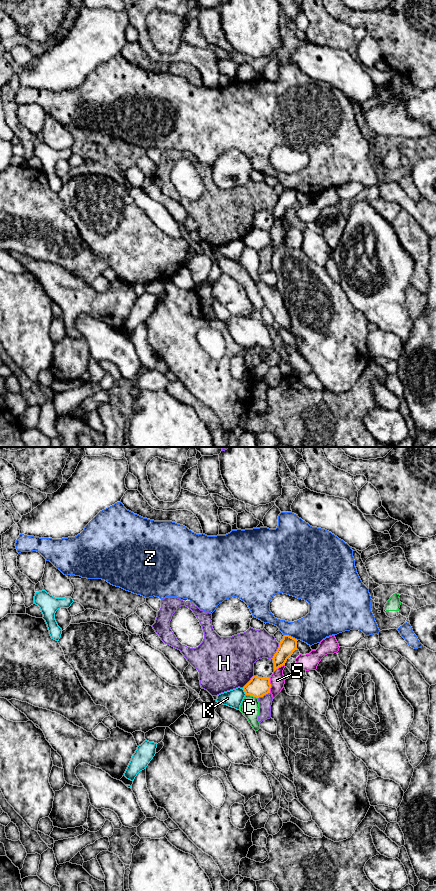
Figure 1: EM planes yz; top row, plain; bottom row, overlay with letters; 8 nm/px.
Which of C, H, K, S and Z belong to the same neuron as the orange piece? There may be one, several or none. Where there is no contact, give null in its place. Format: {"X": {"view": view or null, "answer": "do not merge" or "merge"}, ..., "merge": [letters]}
{"C": {"view": "yz", "answer": "do not merge"}, "H": {"view": "yz", "answer": "do not merge"}, "K": {"view": "yz", "answer": "do not merge"}, "S": {"view": "yz", "answer": "do not merge"}, "Z": {"view": "yz", "answer": "do not merge"}, "merge": []}

